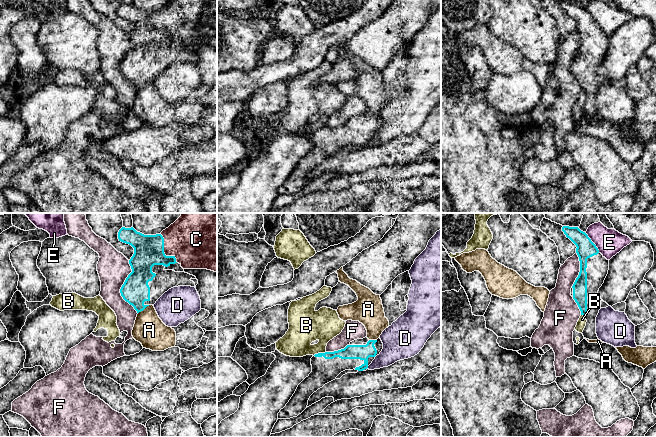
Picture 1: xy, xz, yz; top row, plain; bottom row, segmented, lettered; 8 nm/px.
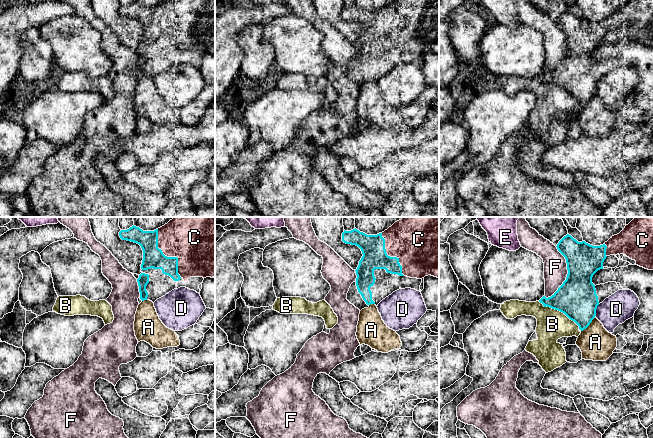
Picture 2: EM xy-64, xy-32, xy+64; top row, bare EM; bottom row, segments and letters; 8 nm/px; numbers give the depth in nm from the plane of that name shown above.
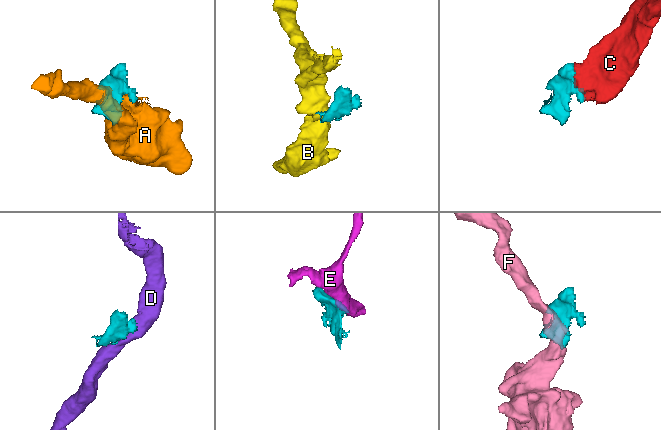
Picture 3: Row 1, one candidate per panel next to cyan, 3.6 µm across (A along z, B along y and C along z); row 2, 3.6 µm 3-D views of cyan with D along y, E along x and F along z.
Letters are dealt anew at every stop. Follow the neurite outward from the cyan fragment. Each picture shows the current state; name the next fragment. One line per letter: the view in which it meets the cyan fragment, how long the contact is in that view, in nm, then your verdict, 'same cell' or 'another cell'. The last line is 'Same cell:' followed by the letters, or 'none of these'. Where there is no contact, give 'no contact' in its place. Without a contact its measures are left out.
A: xy | 120 nm | another cell
B: xz | 110 nm | another cell
C: xy | 280 nm | same cell
D: xz | 30 nm | another cell
E: yz | 200 nm | another cell
F: xy | 440 nm | another cell
Same cell: C

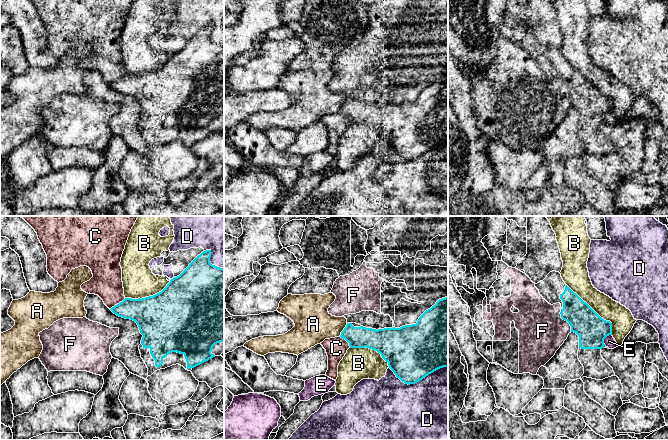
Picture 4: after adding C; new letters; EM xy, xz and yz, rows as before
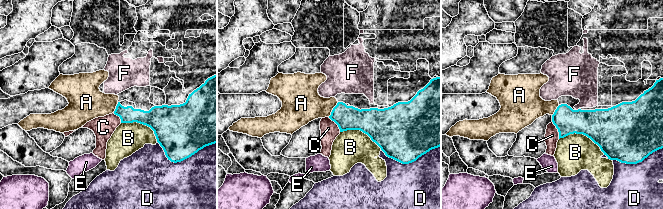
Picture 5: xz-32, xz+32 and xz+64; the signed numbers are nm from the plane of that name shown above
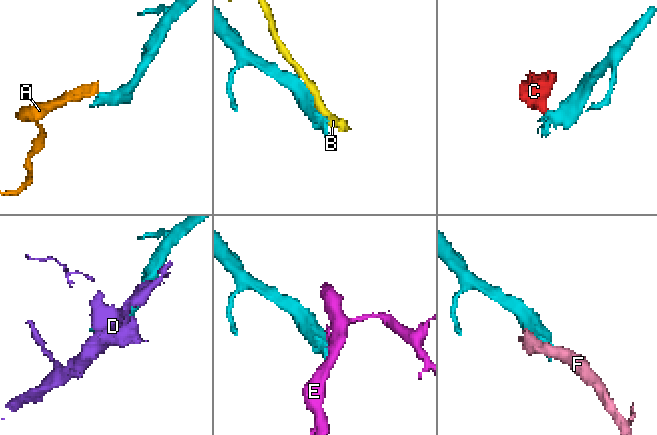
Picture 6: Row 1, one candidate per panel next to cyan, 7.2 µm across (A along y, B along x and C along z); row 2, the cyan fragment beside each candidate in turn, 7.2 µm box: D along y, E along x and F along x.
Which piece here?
A: xz | 130 nm | another cell
B: yz | 550 nm | another cell
C: xy | 160 nm | another cell
D: xz | 480 nm | another cell
E: yz | 110 nm | another cell
F: yz | 200 nm | another cell
Same cell: none of these

